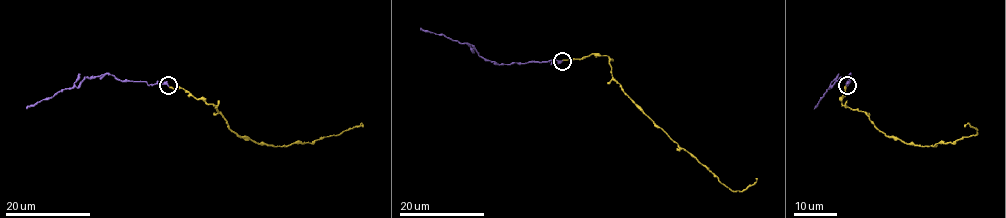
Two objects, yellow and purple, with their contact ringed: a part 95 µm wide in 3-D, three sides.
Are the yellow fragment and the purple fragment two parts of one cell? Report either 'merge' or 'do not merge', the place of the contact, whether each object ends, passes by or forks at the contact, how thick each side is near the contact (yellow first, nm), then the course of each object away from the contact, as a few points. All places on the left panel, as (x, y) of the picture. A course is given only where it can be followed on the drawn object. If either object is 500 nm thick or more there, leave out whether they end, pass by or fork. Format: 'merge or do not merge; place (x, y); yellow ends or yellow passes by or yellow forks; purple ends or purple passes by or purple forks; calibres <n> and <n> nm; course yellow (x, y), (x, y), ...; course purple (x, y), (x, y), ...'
merge; place (168, 85); yellow ends; purple passes by; calibres 200 and 220 nm; course yellow (168, 85), (183, 88), (197, 98), (212, 104), (239, 136), (274, 146), (314, 142), (361, 126); course purple (168, 85), (118, 80), (103, 74), (86, 77), (77, 87), (65, 88), (26, 109)

